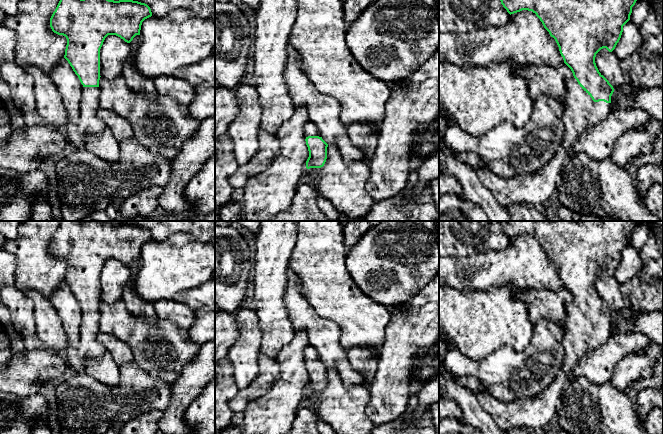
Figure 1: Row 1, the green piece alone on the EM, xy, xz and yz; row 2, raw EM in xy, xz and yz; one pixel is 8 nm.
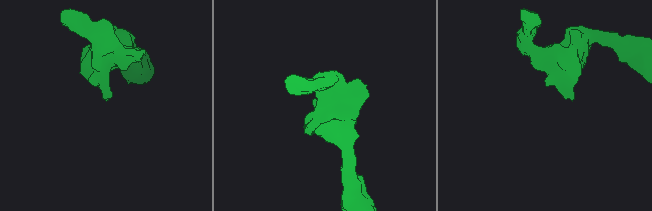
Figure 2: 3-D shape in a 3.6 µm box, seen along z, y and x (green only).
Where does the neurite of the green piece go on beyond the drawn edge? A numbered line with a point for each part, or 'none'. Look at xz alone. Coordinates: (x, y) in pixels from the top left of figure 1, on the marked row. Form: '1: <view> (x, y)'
1: xz (310, 129)

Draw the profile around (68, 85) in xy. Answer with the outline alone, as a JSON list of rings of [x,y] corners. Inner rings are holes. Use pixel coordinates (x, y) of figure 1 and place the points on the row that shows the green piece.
[[[63,57],[50,73],[62,99],[68,117],[76,120],[80,116],[82,85],[68,61]]]

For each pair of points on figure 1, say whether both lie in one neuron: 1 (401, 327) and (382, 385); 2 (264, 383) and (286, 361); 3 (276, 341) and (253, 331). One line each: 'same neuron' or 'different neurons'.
1: same neuron
2: different neurons
3: different neurons

